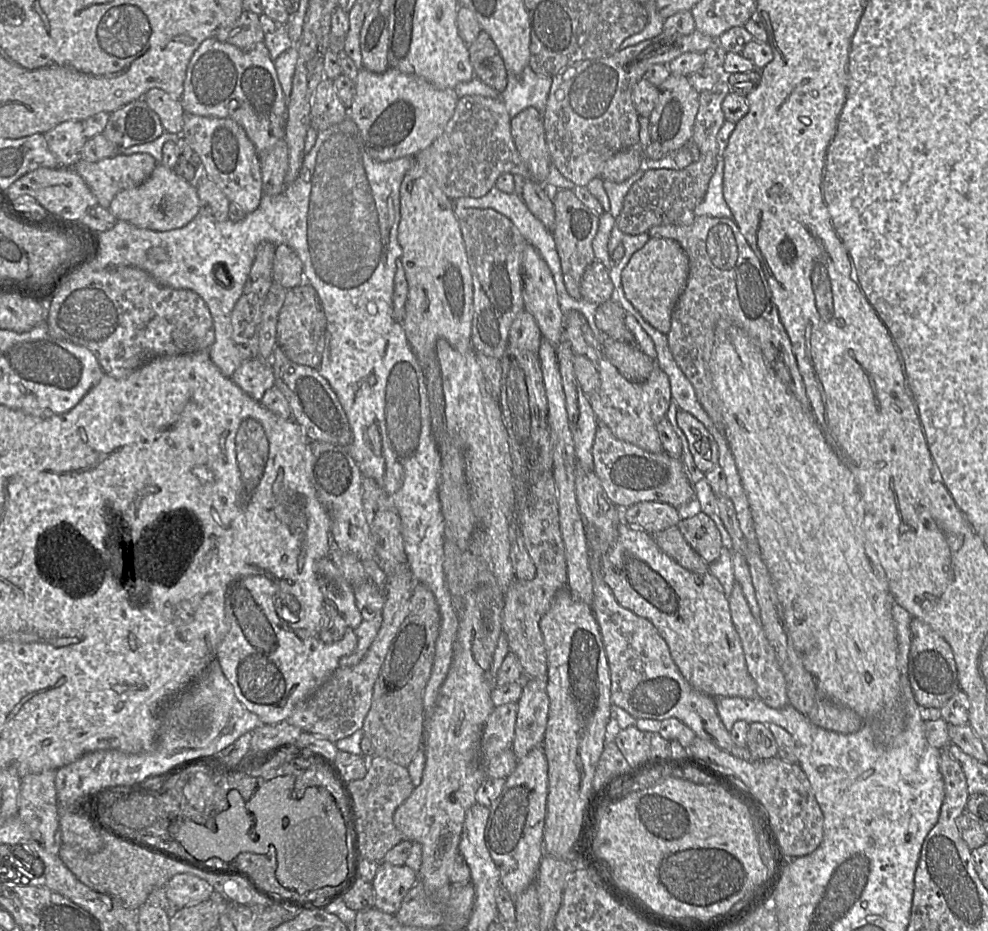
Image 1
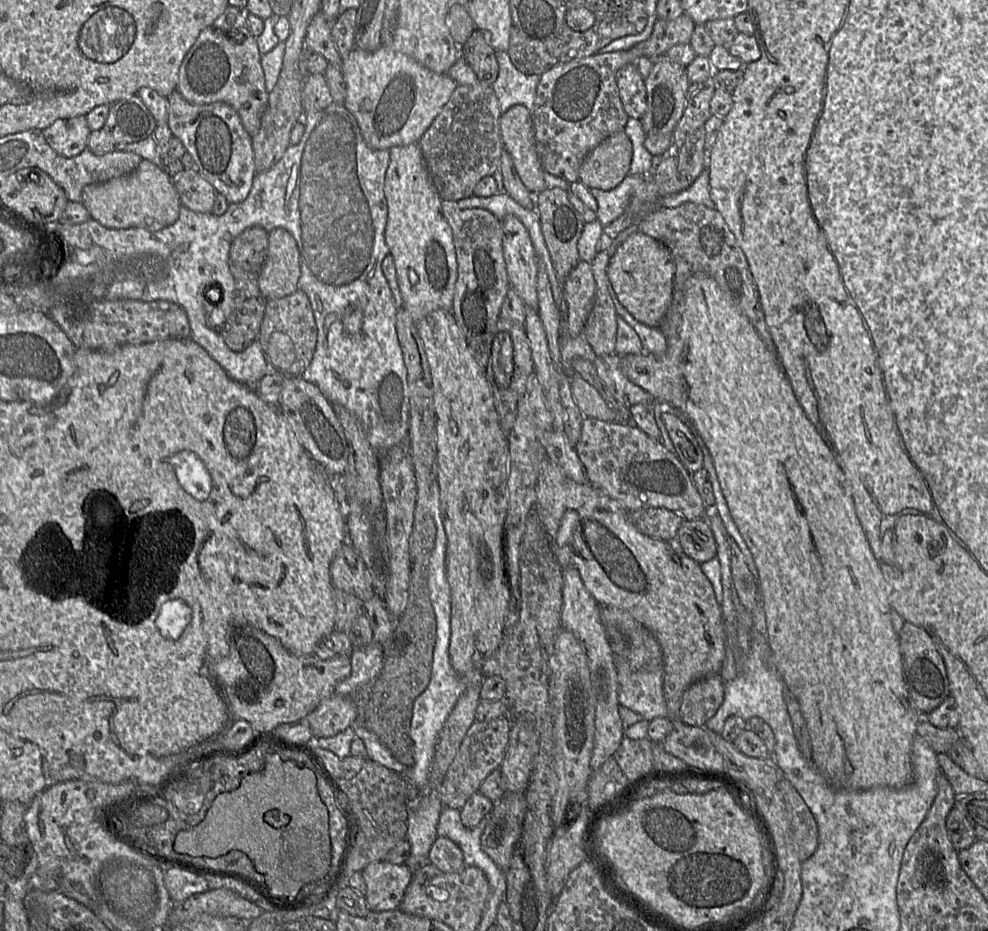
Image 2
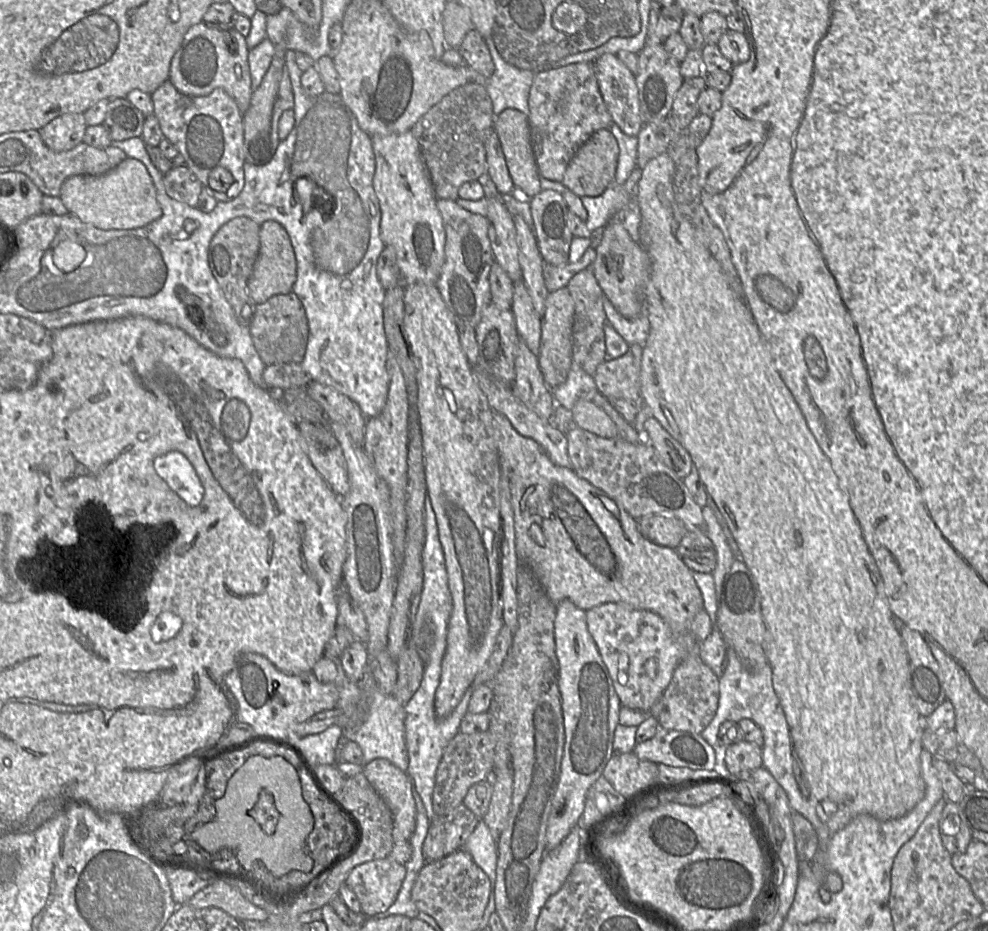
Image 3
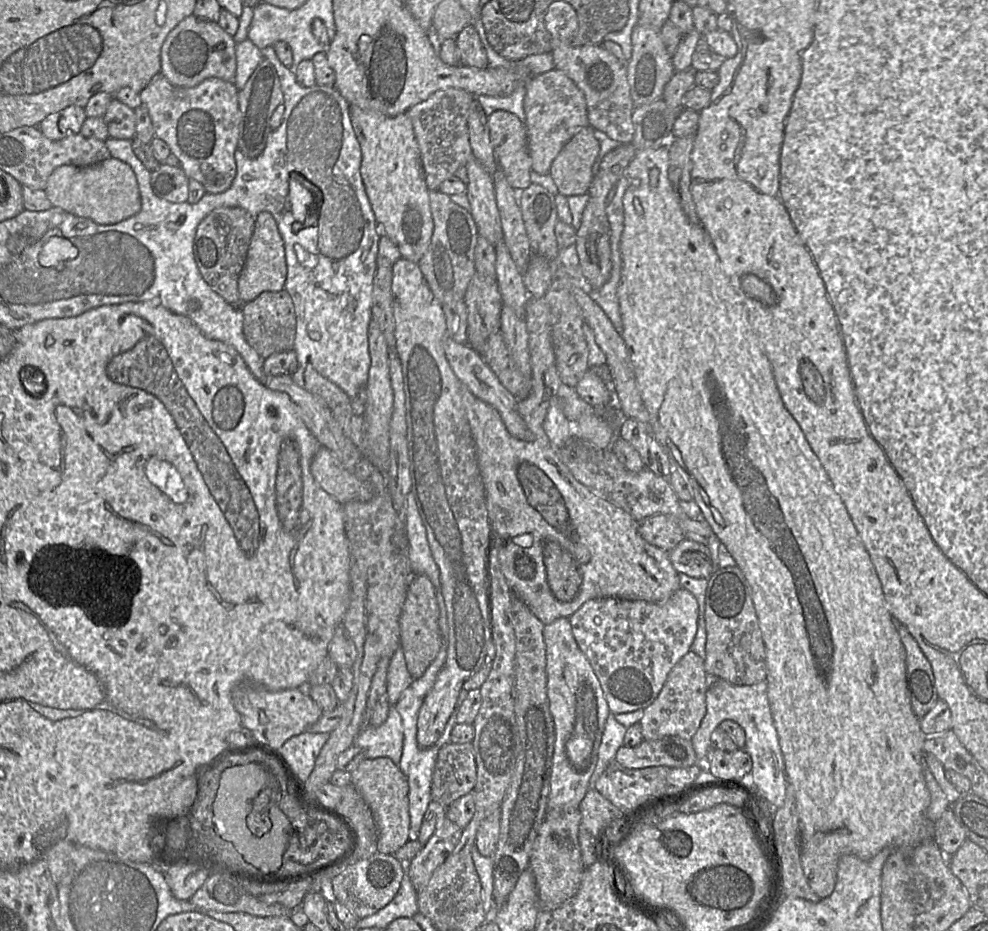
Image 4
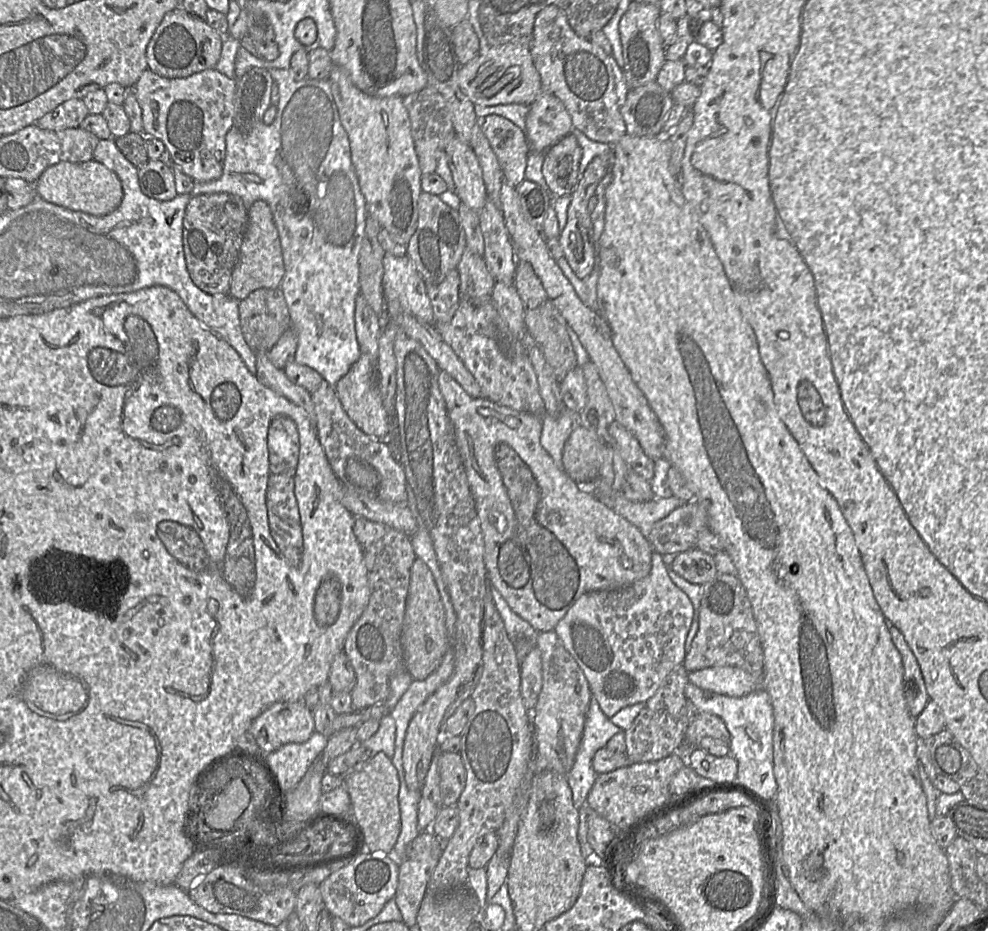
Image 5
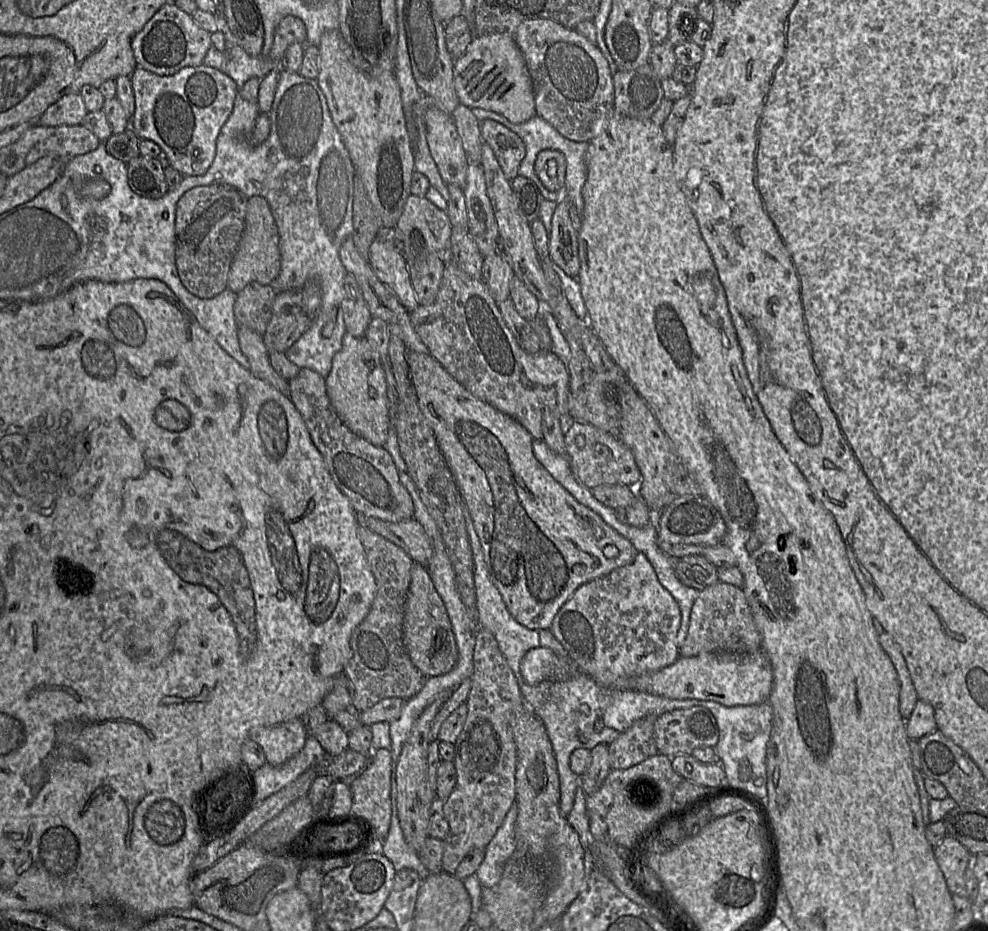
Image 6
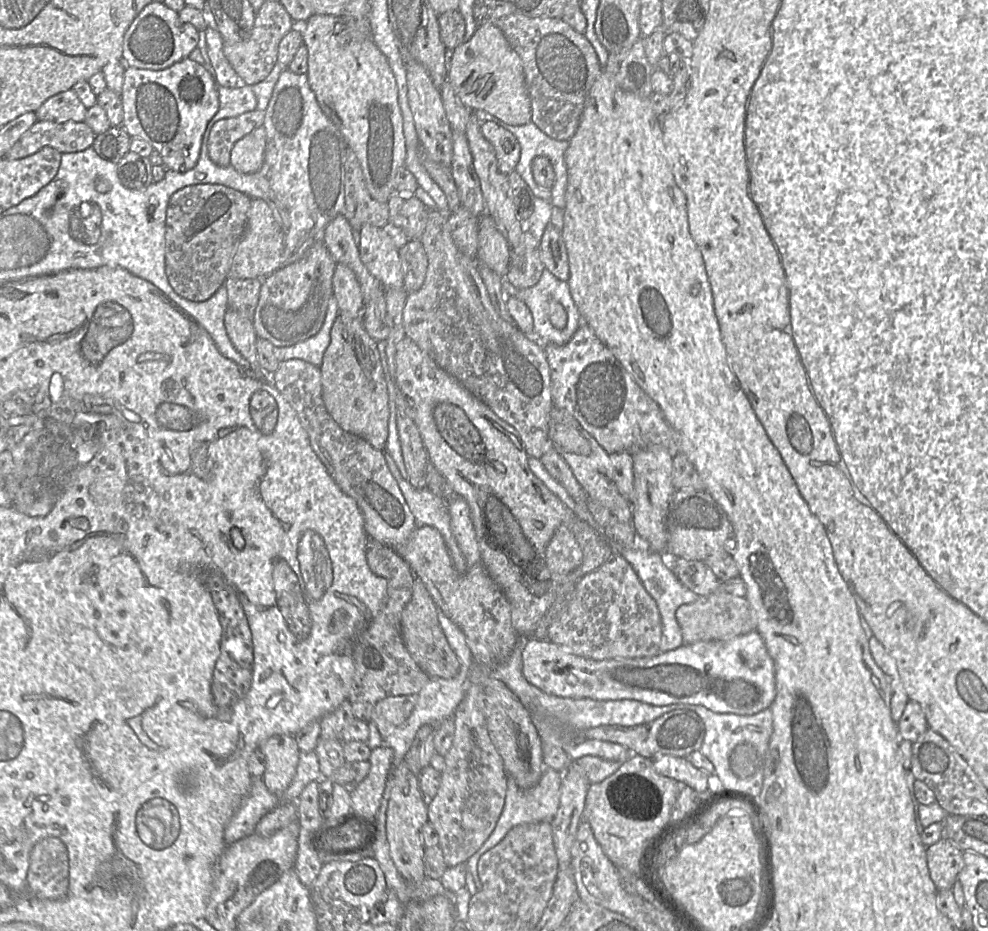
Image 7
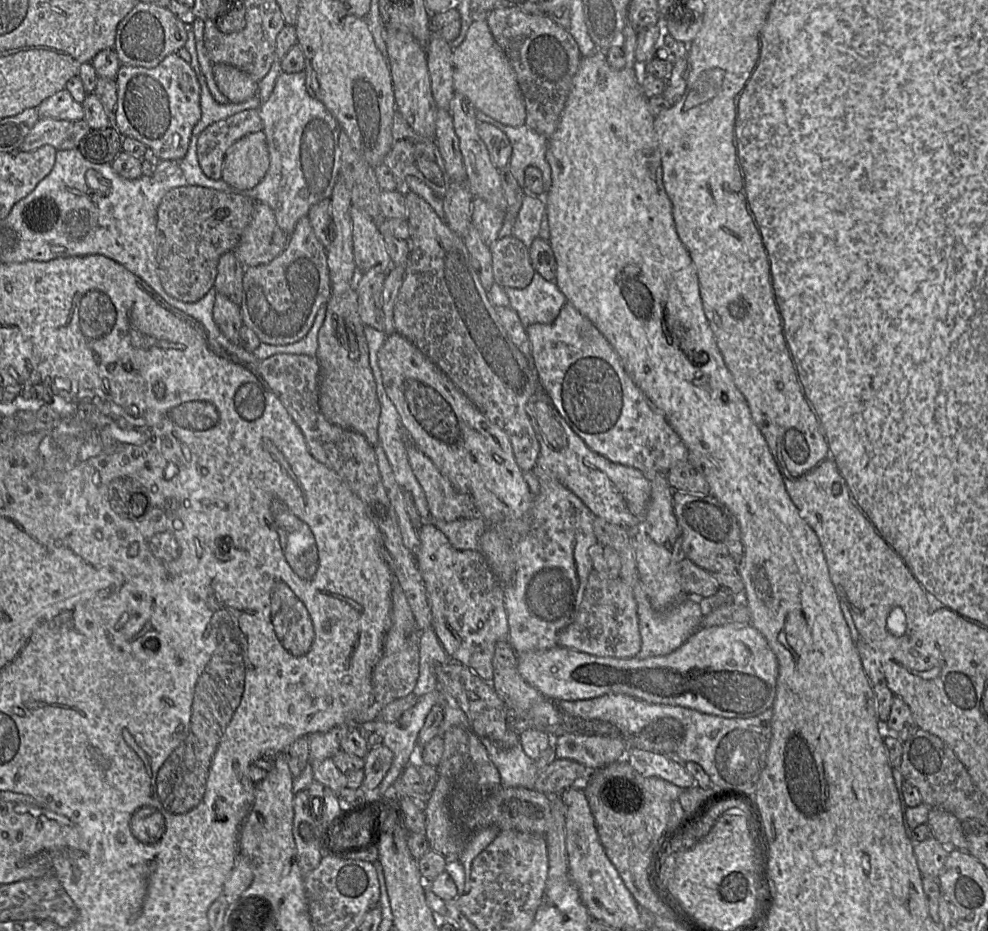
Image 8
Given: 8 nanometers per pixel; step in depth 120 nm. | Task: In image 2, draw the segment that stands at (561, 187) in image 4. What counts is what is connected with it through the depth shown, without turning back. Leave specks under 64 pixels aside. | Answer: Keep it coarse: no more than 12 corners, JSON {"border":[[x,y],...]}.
{"border":[[611,134],[583,160],[579,181],[612,190],[626,176],[633,145]]}

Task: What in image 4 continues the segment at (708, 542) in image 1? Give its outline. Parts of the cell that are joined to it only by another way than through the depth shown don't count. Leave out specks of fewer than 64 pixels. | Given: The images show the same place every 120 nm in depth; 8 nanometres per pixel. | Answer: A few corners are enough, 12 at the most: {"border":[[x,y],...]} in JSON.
{"border":[[683,539],[669,555],[679,574],[709,579],[709,547]]}

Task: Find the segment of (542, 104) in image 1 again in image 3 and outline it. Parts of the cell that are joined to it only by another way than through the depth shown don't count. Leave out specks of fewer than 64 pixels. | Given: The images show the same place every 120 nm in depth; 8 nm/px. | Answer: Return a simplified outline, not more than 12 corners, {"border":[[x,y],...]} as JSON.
{"border":[[484,39],[495,66],[485,82],[494,114],[529,116],[536,73],[509,64]]}

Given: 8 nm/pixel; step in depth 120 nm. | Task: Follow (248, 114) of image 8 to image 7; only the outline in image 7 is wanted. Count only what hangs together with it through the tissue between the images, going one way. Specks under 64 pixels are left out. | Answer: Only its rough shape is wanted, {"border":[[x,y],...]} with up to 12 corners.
{"border":[[255,109],[216,121],[207,138],[211,161],[228,166],[234,144],[263,126]]}

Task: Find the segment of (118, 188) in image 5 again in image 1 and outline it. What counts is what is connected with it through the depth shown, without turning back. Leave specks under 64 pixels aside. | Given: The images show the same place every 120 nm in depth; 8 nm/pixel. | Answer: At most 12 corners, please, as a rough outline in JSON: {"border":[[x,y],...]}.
{"border":[[158,163],[108,210],[138,228],[169,231],[199,212],[192,182]]}

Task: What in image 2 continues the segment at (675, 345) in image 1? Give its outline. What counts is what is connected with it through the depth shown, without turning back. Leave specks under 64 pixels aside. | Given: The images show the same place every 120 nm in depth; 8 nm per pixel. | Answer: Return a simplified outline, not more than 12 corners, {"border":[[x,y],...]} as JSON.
{"border":[[662,207],[638,232],[676,265],[660,327],[681,325],[686,281],[717,282],[776,352],[746,255],[716,208]]}

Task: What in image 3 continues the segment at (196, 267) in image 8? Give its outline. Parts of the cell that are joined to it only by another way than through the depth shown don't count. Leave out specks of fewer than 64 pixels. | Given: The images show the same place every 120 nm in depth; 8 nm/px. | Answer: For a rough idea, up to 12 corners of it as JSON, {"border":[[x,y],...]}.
{"border":[[239,216],[211,239],[209,268],[238,321],[256,303],[247,284],[260,225]]}

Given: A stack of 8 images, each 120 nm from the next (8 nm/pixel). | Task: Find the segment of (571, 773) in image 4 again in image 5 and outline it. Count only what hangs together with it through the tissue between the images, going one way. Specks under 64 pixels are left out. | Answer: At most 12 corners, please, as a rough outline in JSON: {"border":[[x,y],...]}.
{"border":[[554,630],[528,711],[537,774],[567,775],[592,692]]}

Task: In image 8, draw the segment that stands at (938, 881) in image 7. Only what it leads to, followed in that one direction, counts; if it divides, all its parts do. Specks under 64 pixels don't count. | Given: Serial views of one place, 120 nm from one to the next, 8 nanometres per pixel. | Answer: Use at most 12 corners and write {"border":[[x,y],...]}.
{"border":[[933,837],[914,844],[923,877],[939,877],[950,849]]}

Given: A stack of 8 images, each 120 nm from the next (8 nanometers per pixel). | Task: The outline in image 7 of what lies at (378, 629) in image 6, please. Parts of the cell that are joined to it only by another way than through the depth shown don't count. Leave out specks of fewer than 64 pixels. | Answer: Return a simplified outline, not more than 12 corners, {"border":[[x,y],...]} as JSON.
{"border":[[369,536],[383,606],[353,653],[349,700],[368,723],[378,701],[417,695],[430,677],[401,635],[415,574]]}

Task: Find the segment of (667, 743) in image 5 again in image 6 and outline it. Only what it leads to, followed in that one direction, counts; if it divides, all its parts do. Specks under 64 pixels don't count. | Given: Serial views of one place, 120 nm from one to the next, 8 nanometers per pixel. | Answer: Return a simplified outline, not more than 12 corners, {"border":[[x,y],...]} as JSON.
{"border":[[658,716],[635,721],[608,745],[611,770],[655,756]]}

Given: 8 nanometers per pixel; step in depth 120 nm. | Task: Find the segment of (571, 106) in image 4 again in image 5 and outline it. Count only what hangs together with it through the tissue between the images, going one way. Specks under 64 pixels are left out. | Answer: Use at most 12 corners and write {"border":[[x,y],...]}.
{"border":[[555,95],[530,105],[525,132],[531,150],[546,153],[573,129]]}

